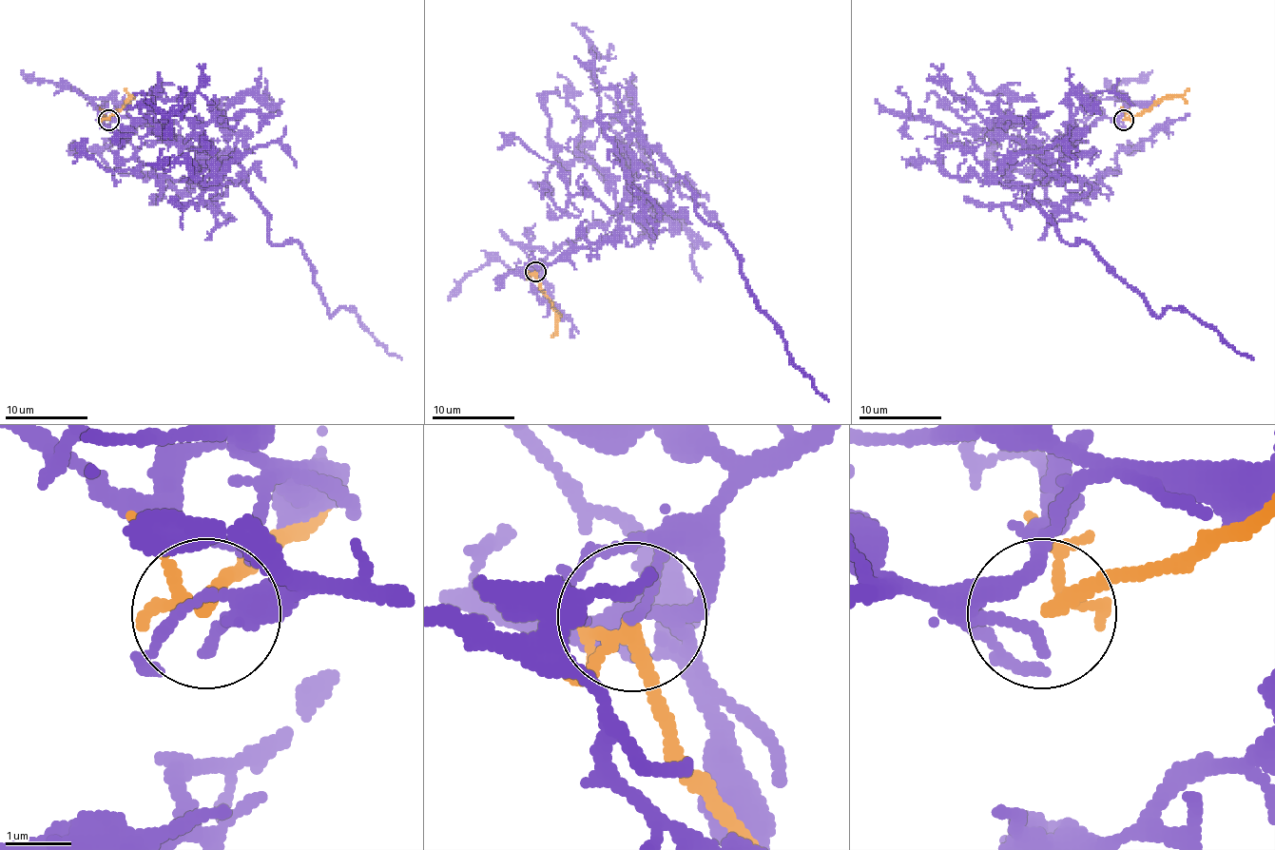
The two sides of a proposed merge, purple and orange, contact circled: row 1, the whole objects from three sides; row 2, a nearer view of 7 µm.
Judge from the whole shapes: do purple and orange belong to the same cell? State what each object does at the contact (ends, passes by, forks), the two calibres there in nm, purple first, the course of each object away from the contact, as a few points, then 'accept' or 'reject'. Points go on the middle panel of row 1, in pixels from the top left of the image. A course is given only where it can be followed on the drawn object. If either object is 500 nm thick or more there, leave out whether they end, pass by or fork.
purple ends; orange forks; calibres 170 and 160 nm; course purple (536, 271), (624, 201), (647, 195), (663, 207), (682, 178), (694, 209), (729, 240), (789, 357), (828, 401); course orange (534, 271), (541, 292), (555, 312), (555, 329), (551, 338); reject

